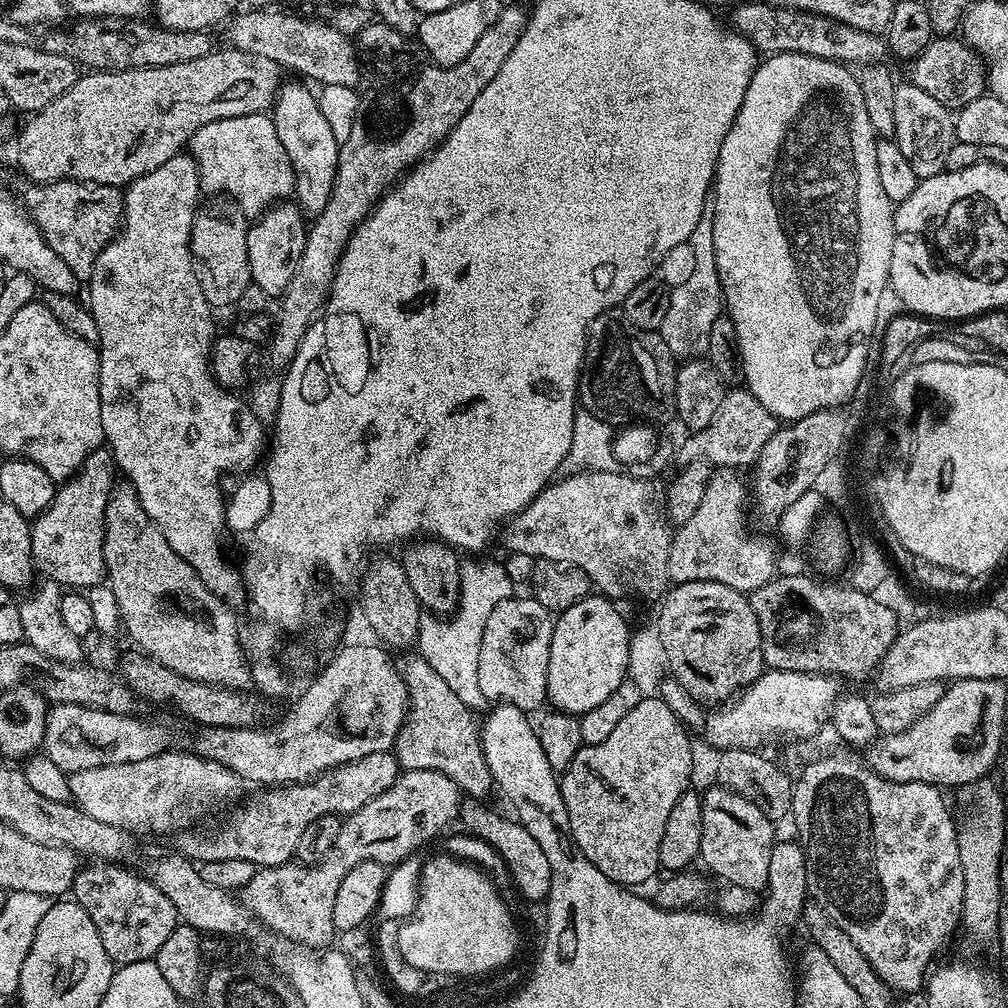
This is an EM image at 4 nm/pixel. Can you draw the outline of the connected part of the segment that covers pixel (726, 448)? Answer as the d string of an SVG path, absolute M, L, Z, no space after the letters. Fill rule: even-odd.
M739 387L733 392L732 389L725 391L722 406L718 406L718 414L714 422L710 422L710 426L685 435L684 445L680 448L684 464L705 460L709 466L740 470L743 469L743 464L754 464L762 446L770 442L778 427L776 416L770 414L770 410L766 410L766 406L762 406L762 402L758 402L758 398L754 398L747 387Z

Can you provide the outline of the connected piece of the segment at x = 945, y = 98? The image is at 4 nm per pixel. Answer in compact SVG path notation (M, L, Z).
M941 36L932 39L911 61L910 83L918 90L926 90L930 98L938 98L950 110L958 110L964 104L974 102L974 98L985 95L986 64L981 53L969 48L963 39Z

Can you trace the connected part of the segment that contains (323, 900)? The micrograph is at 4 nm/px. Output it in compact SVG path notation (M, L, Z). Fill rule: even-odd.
M404 770L394 782L394 786L390 786L390 790L386 790L382 794L378 794L378 798L370 798L370 802L366 802L366 806L362 806L357 812L352 813L343 821L341 832L338 834L337 841L334 842L333 848L325 854L323 860L317 864L304 864L301 862L289 862L282 866L274 866L273 868L261 868L255 874L254 878L250 878L250 882L246 882L246 886L239 893L238 899L243 904L246 911L255 916L269 932L279 934L283 939L290 940L294 944L303 944L305 948L327 948L333 943L334 937L337 935L334 926L334 898L338 895L338 886L342 886L342 878L346 878L346 874L350 874L354 870L354 866L358 866L367 860L373 860L385 866L395 866L401 860L411 857L416 852L415 848L423 846L427 840L432 840L436 836L436 832L440 832L447 826L451 820L455 821L460 815L460 806L462 803L462 793L459 786L450 778L446 778L446 774L435 772L434 770Z

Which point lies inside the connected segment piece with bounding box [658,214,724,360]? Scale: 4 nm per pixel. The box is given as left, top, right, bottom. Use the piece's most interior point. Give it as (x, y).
(694, 306)

